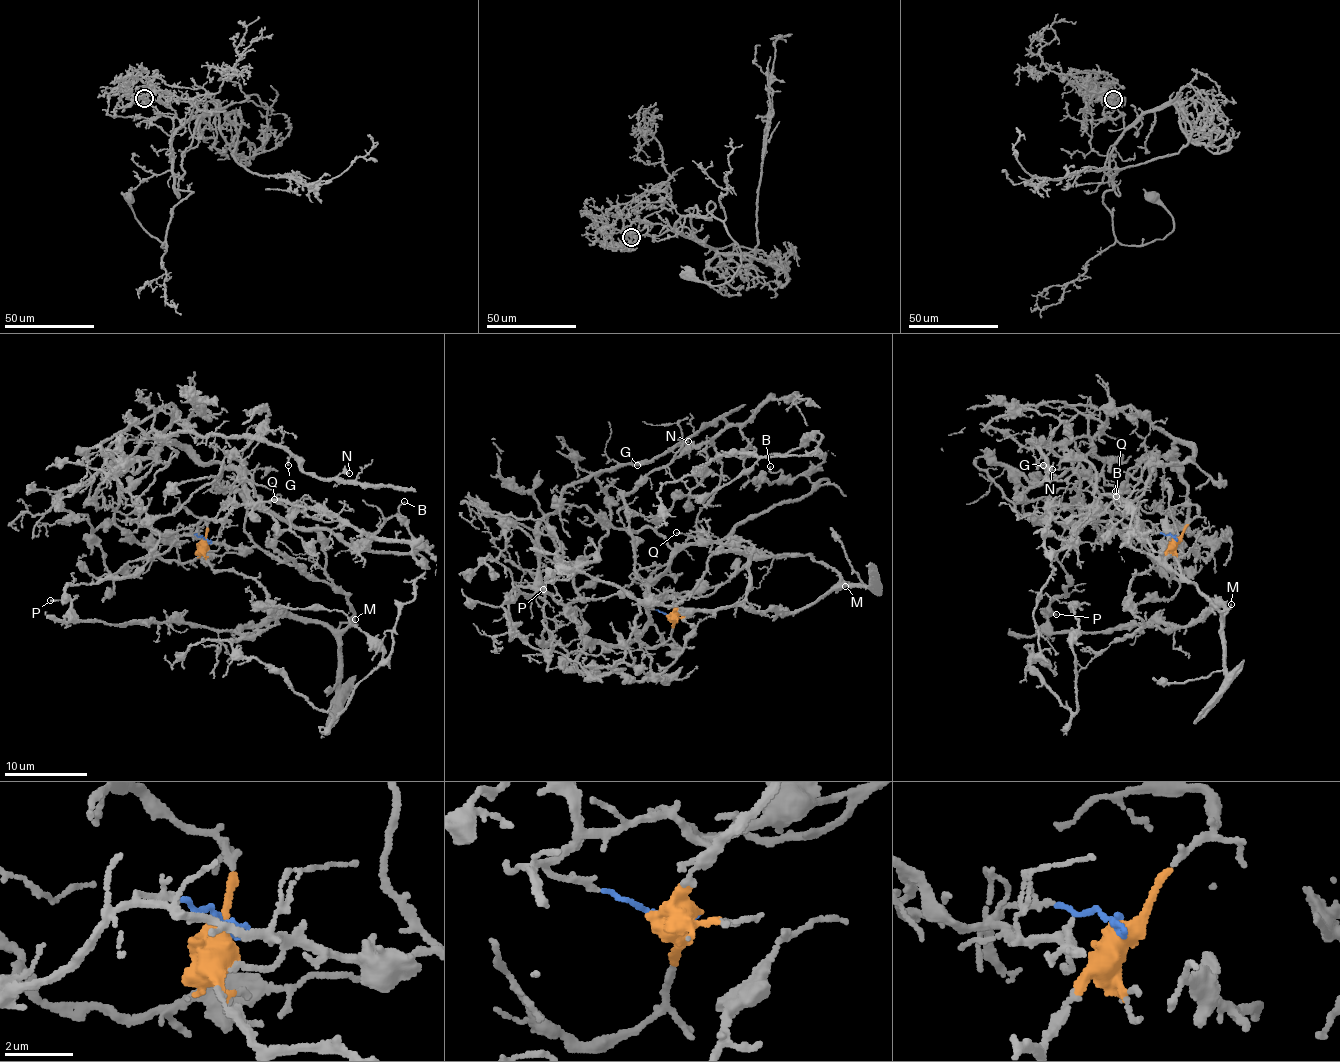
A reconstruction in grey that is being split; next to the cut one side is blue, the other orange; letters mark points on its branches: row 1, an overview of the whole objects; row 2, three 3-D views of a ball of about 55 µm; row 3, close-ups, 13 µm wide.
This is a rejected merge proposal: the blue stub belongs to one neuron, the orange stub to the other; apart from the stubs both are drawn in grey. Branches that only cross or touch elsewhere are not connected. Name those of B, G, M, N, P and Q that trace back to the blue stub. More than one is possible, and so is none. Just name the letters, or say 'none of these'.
B, G, N, Q

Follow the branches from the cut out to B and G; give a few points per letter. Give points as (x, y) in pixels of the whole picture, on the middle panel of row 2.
B: (671, 618), (643, 604), (630, 532), (705, 545), (811, 491), (803, 475), (769, 466)
G: (671, 618), (640, 604), (586, 675), (575, 614), (509, 595), (542, 599), (569, 485), (638, 465)

